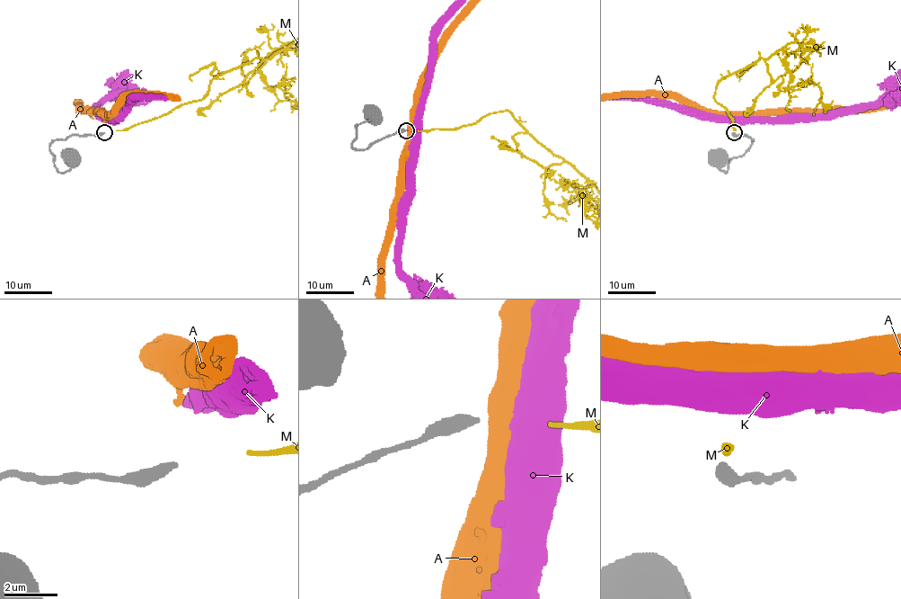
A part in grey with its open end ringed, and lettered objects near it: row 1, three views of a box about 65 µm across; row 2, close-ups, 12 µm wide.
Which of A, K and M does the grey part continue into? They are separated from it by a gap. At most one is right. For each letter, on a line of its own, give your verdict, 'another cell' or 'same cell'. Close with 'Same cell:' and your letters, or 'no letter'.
A: another cell
K: another cell
M: same cell
Same cell: M

